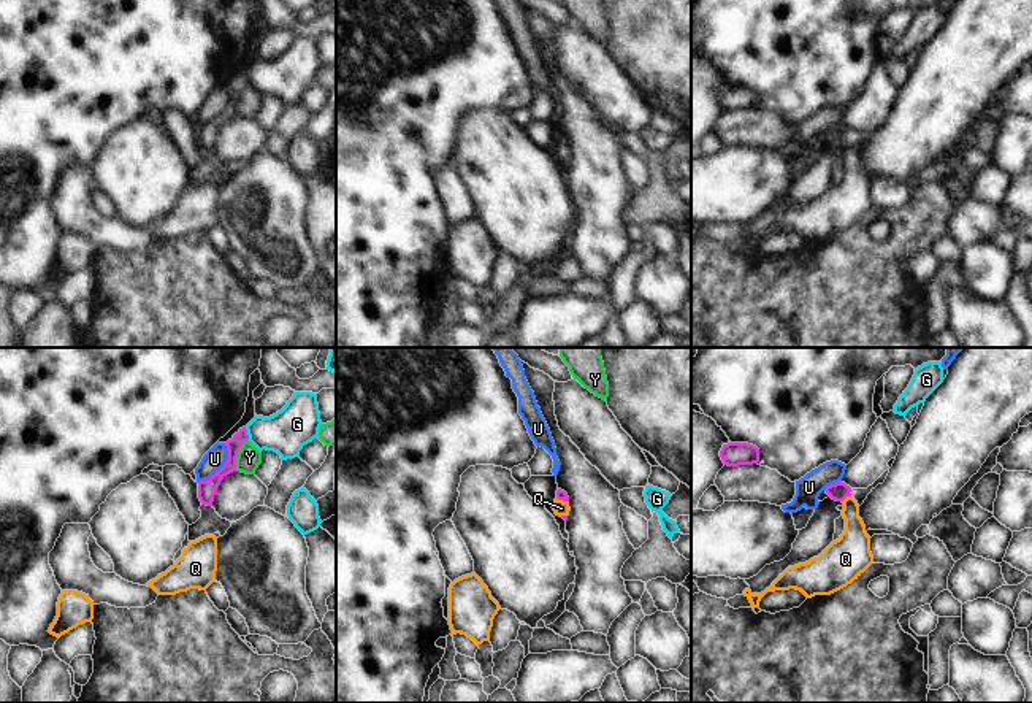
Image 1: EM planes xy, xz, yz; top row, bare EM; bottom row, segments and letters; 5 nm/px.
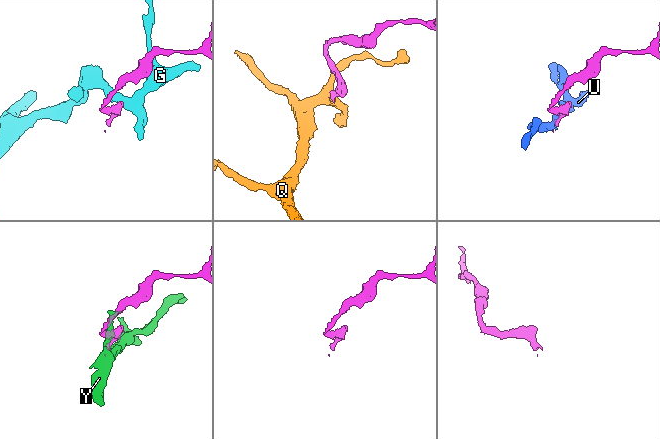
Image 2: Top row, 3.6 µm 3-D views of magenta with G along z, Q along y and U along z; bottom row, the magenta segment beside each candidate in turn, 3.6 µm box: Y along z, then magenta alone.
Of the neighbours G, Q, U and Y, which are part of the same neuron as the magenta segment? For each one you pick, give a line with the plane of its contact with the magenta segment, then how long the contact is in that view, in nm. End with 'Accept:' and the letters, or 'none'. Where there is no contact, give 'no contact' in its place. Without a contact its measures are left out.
Q: contact in yz; length 60 nm
Accept: Q

